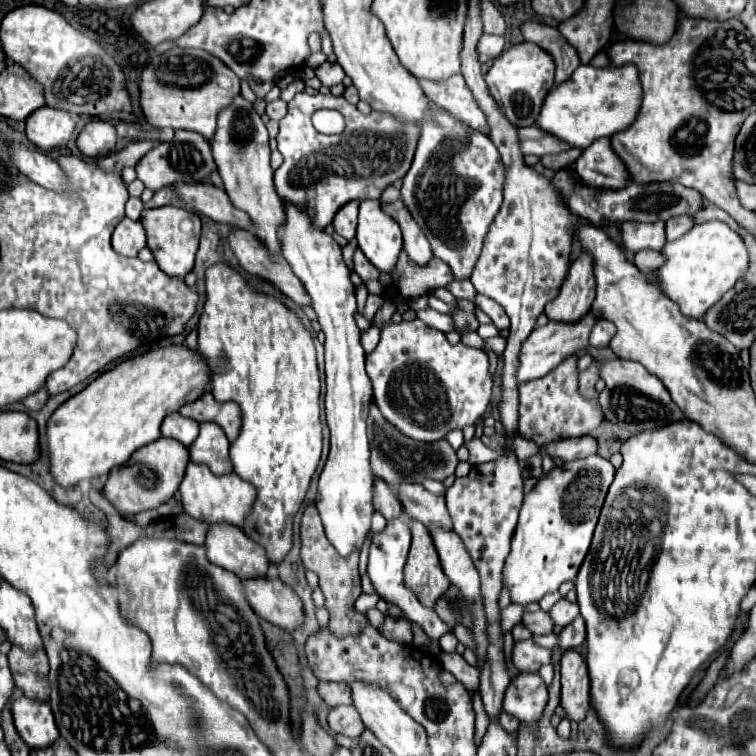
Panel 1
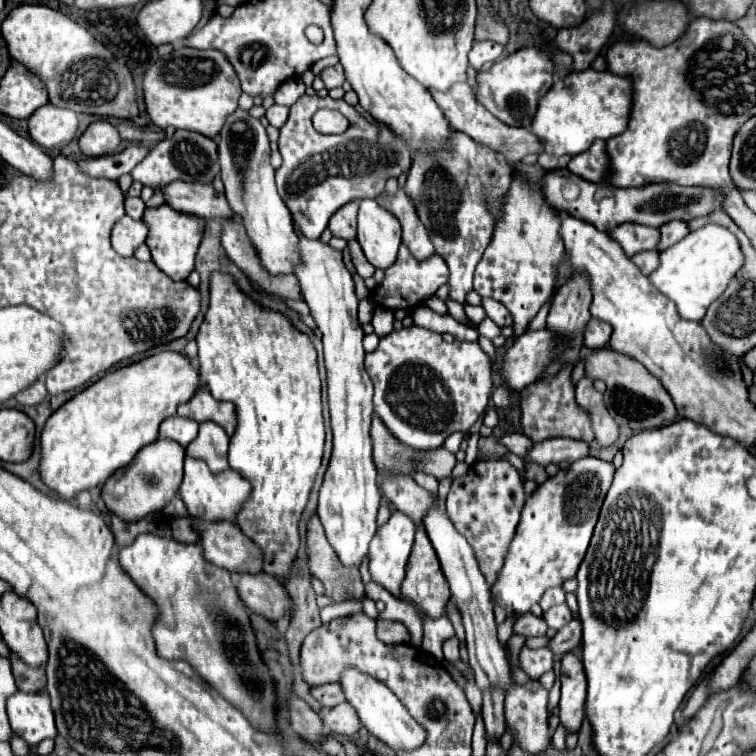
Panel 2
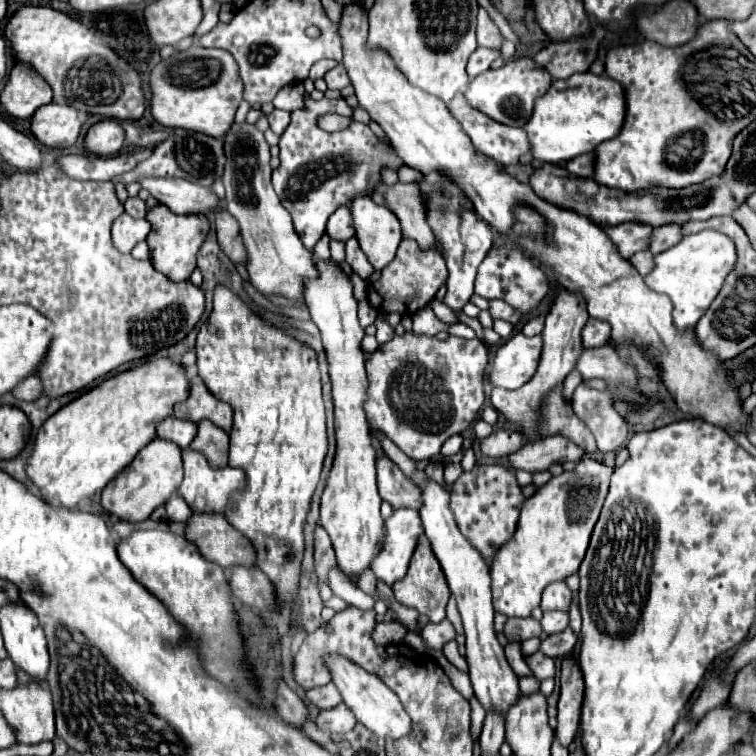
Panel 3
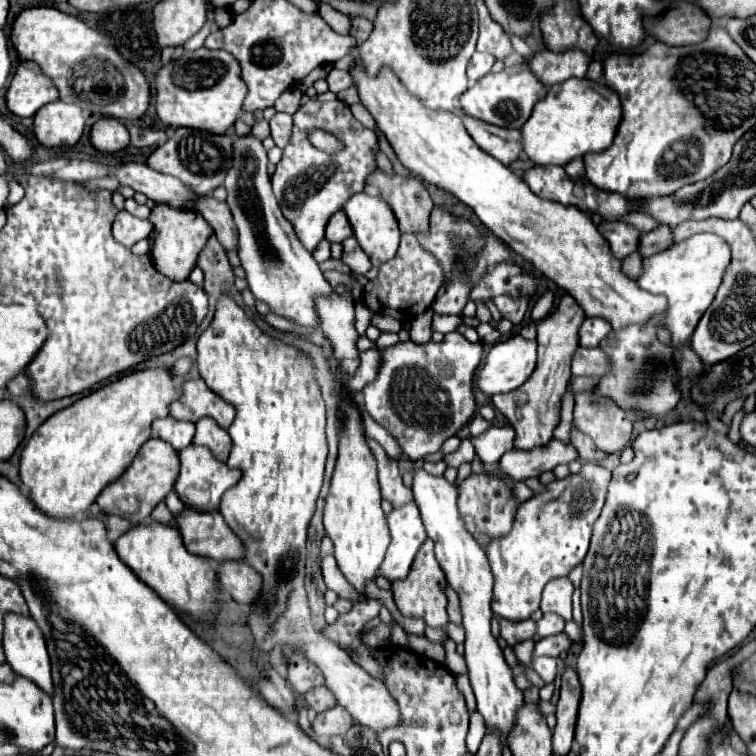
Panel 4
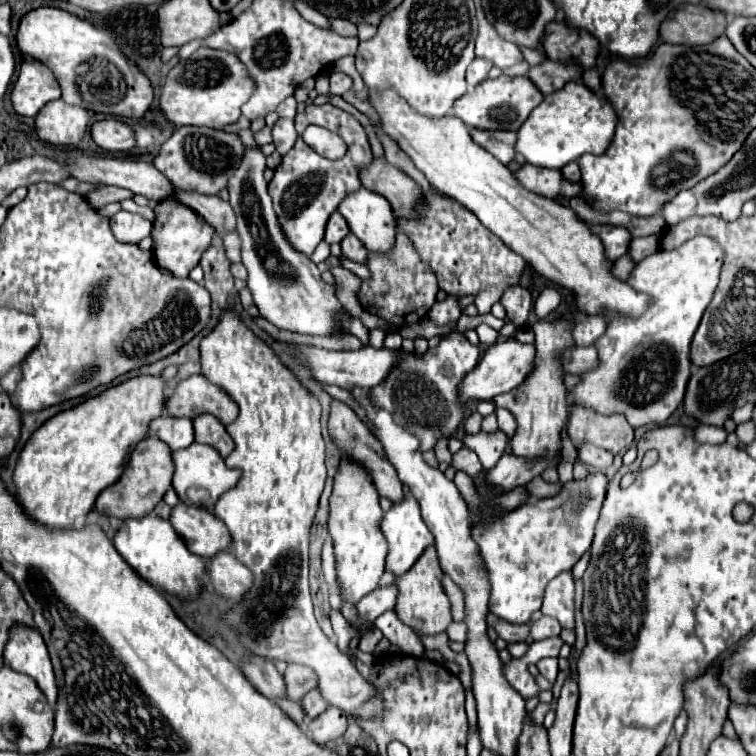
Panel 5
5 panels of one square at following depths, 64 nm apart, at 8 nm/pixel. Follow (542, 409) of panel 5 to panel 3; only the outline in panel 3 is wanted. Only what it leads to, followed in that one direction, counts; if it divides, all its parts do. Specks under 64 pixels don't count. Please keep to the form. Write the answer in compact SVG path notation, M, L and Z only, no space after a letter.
M562 288L546 316L546 326L542 330L542 340L544 340L544 348L542 348L542 360L540 366L536 370L536 374L532 376L532 380L518 388L518 390L502 390L502 388L494 388L490 402L492 406L502 412L508 420L516 422L522 428L522 434L528 436L528 440L536 440L536 422L540 418L540 406L544 404L544 396L558 384L564 382L564 378L570 374L570 370L574 370L580 354L582 354L582 326L588 322L590 314L586 310L586 300L582 298L582 294L574 294L572 290Z

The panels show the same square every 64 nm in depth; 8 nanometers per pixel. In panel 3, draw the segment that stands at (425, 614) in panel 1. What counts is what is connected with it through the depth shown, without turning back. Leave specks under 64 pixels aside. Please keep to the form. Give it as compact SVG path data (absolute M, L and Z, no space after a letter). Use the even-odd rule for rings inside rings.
M400 508L384 522L386 538L382 538L382 550L370 564L378 580L392 586L402 580L408 570L408 562L416 550L418 536L424 532L418 512ZM442 620L438 624L428 622L424 626L424 644L430 650L442 650L442 646L454 638L456 638L454 626L448 620Z

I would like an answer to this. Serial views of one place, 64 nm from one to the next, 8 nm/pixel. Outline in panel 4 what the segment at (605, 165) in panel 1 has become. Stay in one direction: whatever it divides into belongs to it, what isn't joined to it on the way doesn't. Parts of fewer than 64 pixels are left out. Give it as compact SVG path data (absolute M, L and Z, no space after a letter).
M583 157L574 158L574 162L568 162L568 164L564 166L564 170L566 170L566 174L568 174L570 178L582 178L585 173Z

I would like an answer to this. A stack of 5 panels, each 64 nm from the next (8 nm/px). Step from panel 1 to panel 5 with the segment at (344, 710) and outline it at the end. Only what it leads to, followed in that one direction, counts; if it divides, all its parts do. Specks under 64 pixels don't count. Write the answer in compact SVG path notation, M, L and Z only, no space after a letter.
M328 708L318 718L308 722L308 734L316 744L328 744L340 738L348 728L348 714L340 708Z

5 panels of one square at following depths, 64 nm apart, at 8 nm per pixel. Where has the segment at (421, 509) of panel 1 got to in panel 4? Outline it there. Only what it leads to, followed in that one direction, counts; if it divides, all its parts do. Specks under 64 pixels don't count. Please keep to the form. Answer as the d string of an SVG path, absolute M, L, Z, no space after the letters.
M368 438L368 446L374 452L376 462L378 462L378 482L380 482L382 498L388 500L394 508L404 506L406 502L414 502L414 494L408 486L404 486L402 474L398 466L394 464L394 460L388 458L388 454L384 452L384 448L378 442Z

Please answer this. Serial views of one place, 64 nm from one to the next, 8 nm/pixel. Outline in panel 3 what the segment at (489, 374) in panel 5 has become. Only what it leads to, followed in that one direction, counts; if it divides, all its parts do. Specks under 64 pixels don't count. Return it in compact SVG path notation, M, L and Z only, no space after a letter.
M520 332L520 334L514 334L512 338L508 338L496 350L496 356L494 356L494 362L492 362L492 370L490 370L490 376L488 376L492 386L502 386L506 390L516 390L516 388L524 386L534 376L534 370L538 368L538 354L540 352L542 352L542 336L528 338Z

